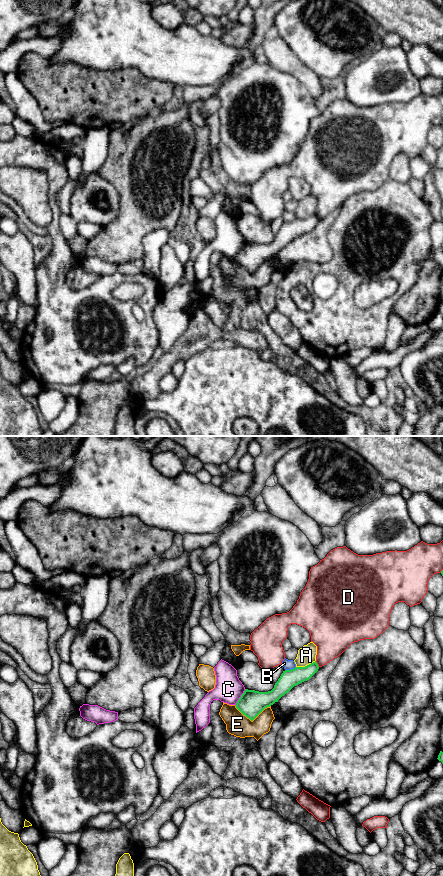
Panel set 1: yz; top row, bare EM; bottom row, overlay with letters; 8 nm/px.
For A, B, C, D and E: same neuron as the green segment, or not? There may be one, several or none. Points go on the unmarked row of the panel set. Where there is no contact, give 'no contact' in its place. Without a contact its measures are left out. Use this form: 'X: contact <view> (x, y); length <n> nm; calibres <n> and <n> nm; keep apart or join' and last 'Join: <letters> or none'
A: contact yz (305, 218); length 170 nm; calibres 140 and 150 nm; keep apart
B: contact yz (291, 221); length 90 nm; calibres 140 and 80 nm; keep apart
C: contact yz (240, 249); length 160 nm; calibres 200 and 220 nm; keep apart
D: contact yz (317, 216); length 60 nm; calibres 140 and 300 nm; keep apart
E: contact yz (252, 272); length 300 nm; calibres 200 and 190 nm; keep apart
Join: none

